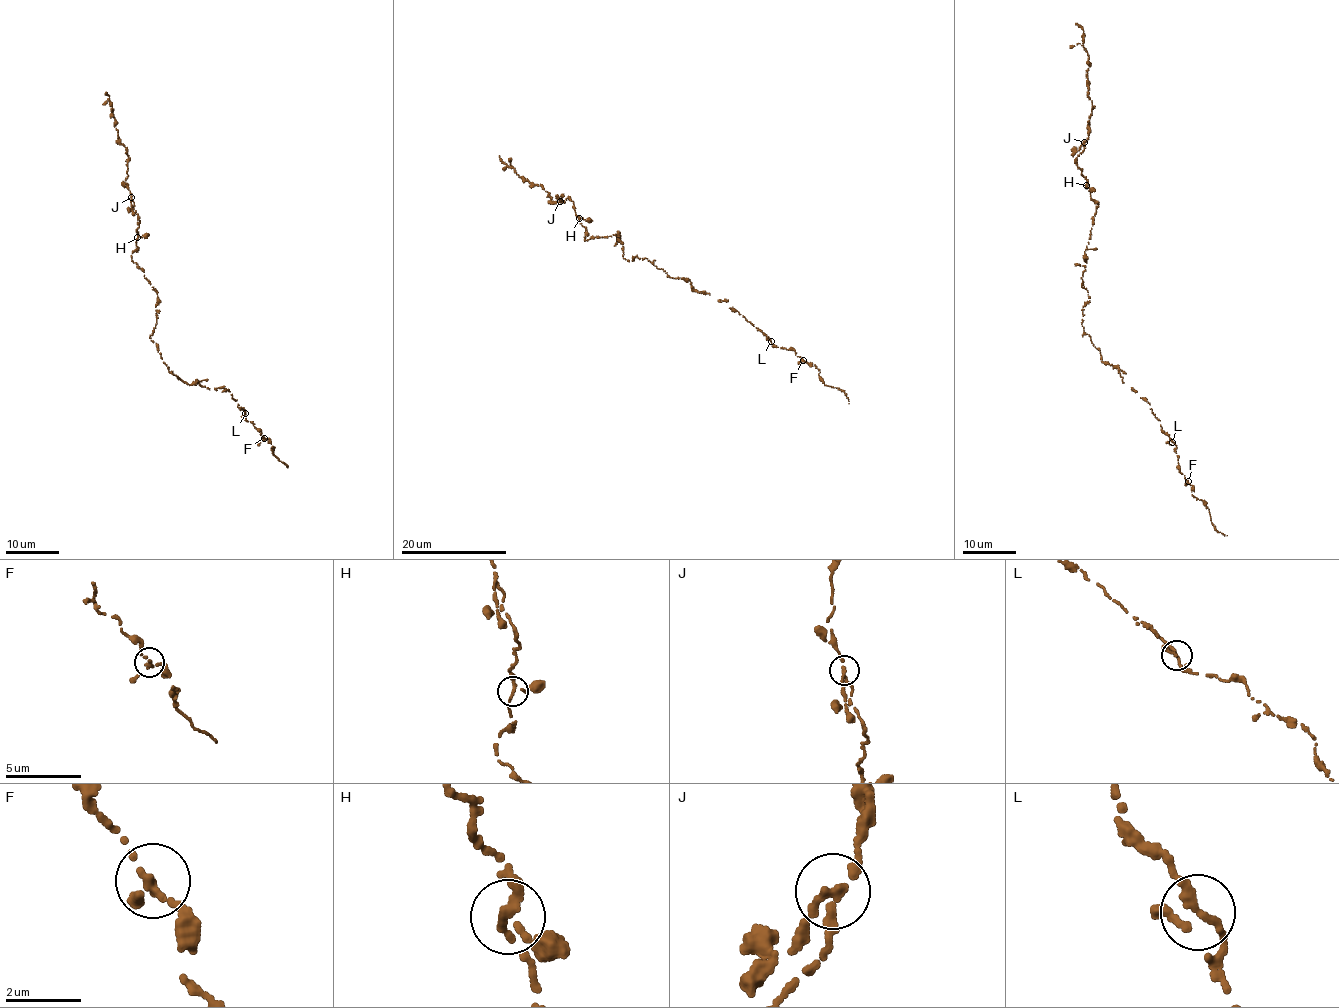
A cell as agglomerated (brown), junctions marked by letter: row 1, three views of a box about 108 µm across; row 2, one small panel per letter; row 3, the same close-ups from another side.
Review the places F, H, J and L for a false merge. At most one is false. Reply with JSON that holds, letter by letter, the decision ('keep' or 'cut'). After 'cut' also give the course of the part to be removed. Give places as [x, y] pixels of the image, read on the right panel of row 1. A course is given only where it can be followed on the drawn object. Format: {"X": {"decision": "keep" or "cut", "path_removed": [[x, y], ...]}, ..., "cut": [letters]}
{"F": {"decision": "keep"}, "H": {"decision": "keep"}, "J": {"decision": "keep"}, "L": {"decision": "keep"}, "cut": []}

